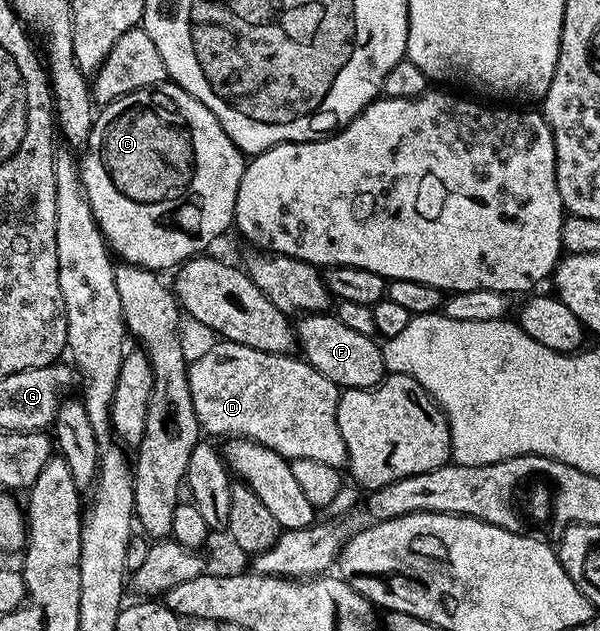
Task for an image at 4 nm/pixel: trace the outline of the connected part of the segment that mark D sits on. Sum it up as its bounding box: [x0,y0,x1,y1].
[188,340,347,469]

